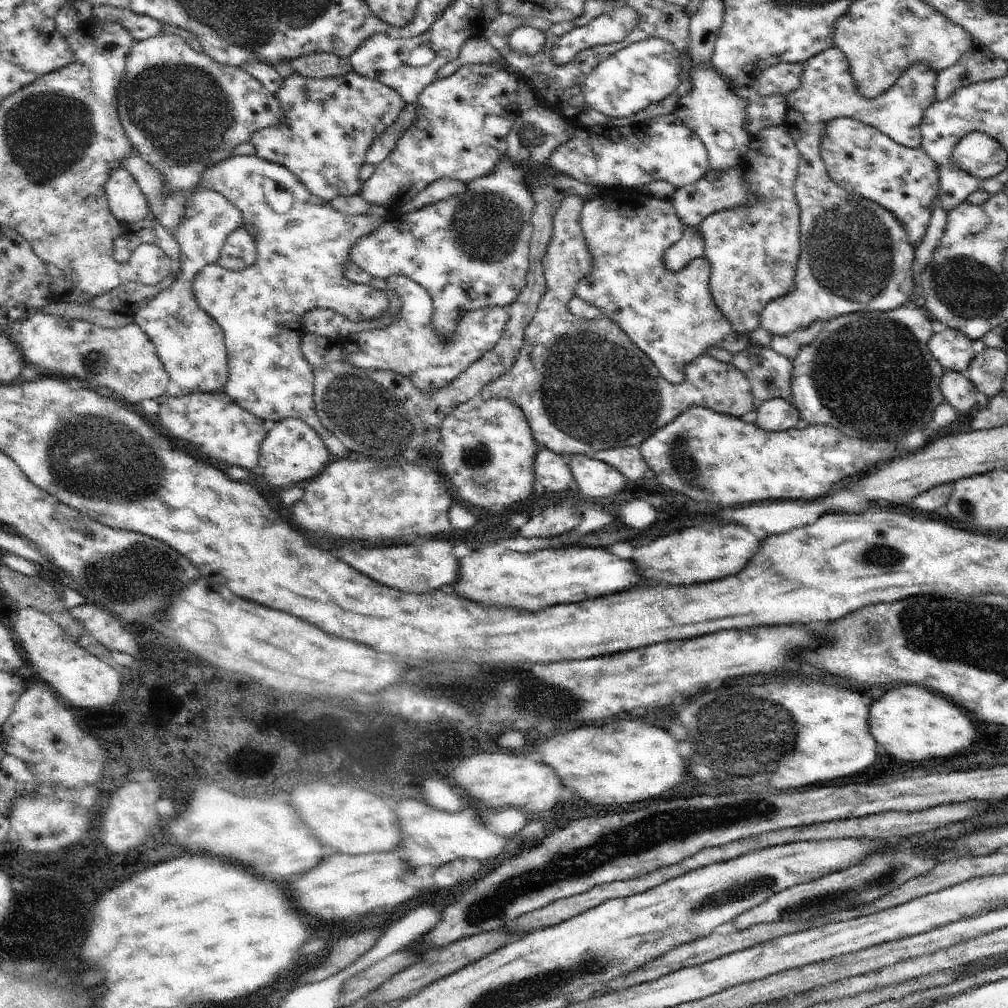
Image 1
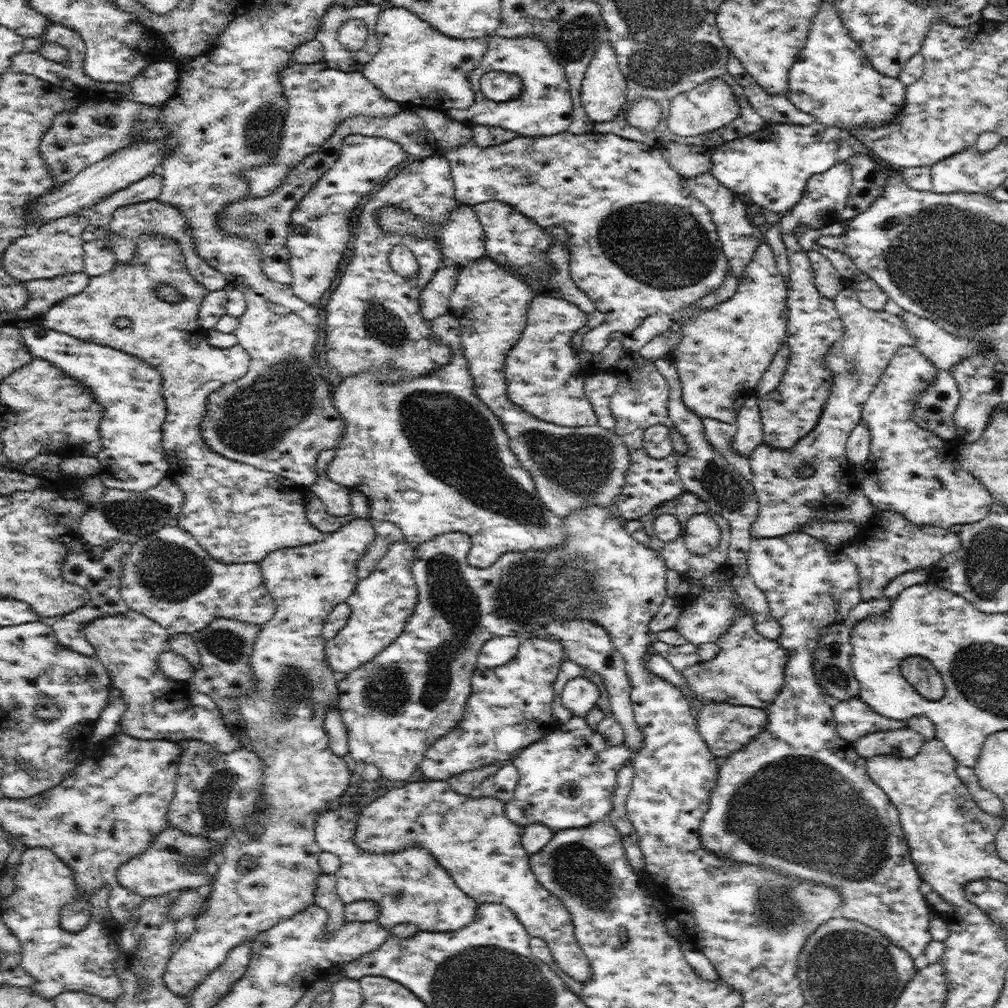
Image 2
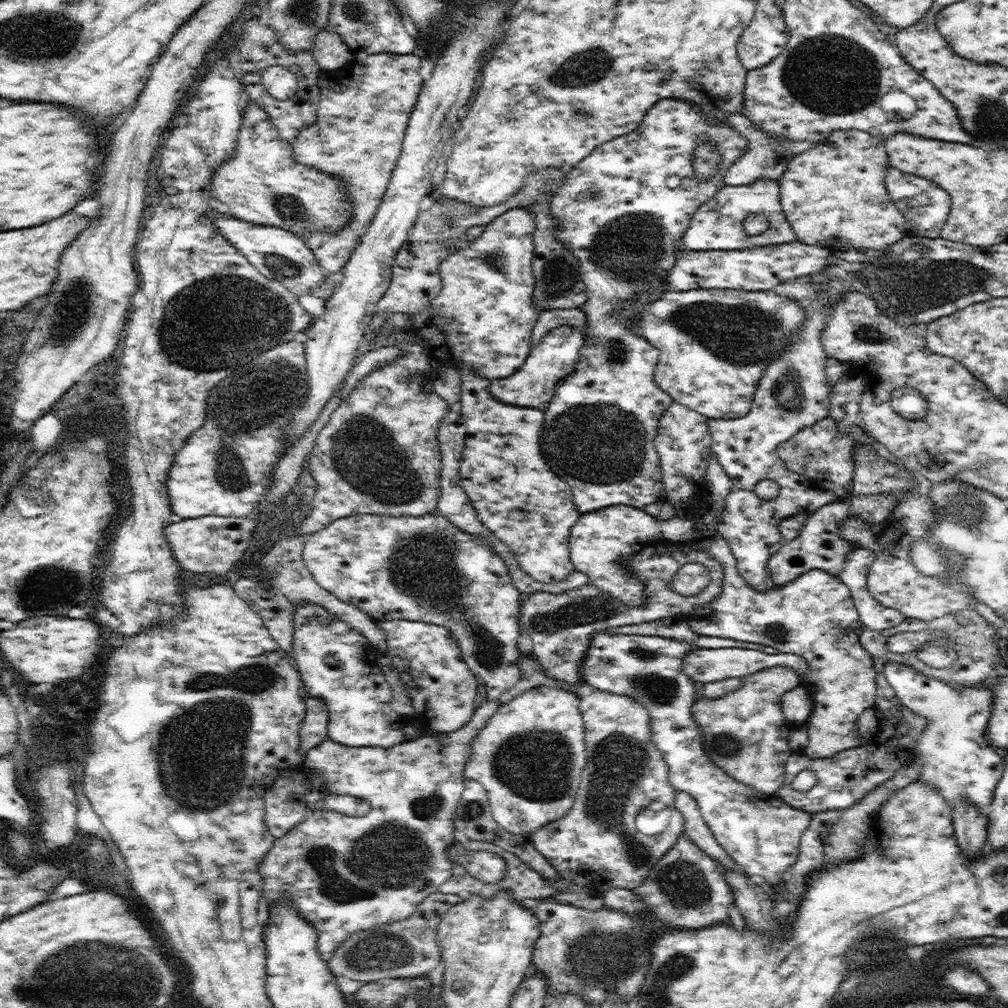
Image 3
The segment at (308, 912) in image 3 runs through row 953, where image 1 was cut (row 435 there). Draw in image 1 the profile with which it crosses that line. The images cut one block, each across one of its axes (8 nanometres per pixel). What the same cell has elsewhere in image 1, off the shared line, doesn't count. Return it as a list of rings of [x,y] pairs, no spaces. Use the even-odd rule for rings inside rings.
[[[231,156],[225,162],[217,162],[217,166],[207,168],[205,176],[201,178],[203,190],[213,190],[223,194],[241,214],[243,214],[243,228],[253,236],[257,248],[257,260],[251,268],[243,272],[231,272],[221,268],[217,262],[205,266],[193,280],[193,294],[197,298],[197,306],[205,310],[215,322],[219,324],[225,336],[227,348],[227,366],[229,366],[229,380],[223,386],[223,392],[243,410],[251,412],[253,416],[265,420],[273,420],[275,424],[285,418],[303,420],[311,430],[319,434],[319,438],[327,444],[331,432],[321,424],[315,412],[315,376],[313,366],[301,354],[301,338],[307,334],[303,326],[303,316],[313,310],[335,310],[341,316],[351,318],[353,322],[363,320],[379,320],[385,312],[391,312],[393,300],[389,294],[373,290],[371,286],[357,286],[343,276],[343,268],[349,262],[349,250],[361,242],[361,238],[371,236],[377,232],[385,222],[387,216],[379,212],[365,212],[359,216],[345,216],[337,212],[331,202],[325,202],[319,196],[313,196],[295,174],[287,168],[261,160],[259,156]],[[273,184],[273,188],[281,188],[293,194],[293,202],[287,212],[273,212],[271,206],[265,202],[263,186]]]

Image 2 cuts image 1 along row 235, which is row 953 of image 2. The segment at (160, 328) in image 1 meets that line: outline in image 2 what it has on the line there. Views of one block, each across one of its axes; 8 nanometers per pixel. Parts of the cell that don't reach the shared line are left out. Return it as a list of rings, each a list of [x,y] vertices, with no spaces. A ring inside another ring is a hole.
[[[351,520],[343,528],[335,530],[327,540],[305,544],[301,548],[283,548],[277,552],[269,552],[259,562],[263,584],[271,600],[275,602],[273,618],[259,630],[257,638],[251,644],[249,670],[251,680],[255,680],[253,690],[237,696],[239,722],[243,728],[243,736],[249,740],[249,750],[257,754],[263,762],[263,776],[259,788],[259,812],[245,818],[243,826],[231,828],[231,834],[221,844],[211,846],[211,866],[213,866],[213,882],[209,884],[209,904],[203,914],[195,920],[195,930],[187,942],[183,942],[175,954],[171,954],[167,962],[167,970],[163,974],[163,982],[167,988],[181,996],[189,998],[189,994],[221,964],[225,964],[229,952],[239,944],[253,942],[261,932],[267,932],[281,920],[291,918],[293,914],[309,908],[315,900],[317,878],[323,874],[317,856],[321,848],[315,844],[315,824],[323,814],[329,802],[345,800],[351,794],[349,788],[349,770],[345,762],[335,756],[327,742],[325,732],[325,716],[329,710],[337,708],[337,684],[333,680],[333,670],[327,664],[325,656],[325,640],[321,638],[321,630],[325,618],[337,604],[345,604],[345,600],[353,594],[357,576],[355,566],[357,560],[367,552],[373,542],[375,530],[369,520]]]

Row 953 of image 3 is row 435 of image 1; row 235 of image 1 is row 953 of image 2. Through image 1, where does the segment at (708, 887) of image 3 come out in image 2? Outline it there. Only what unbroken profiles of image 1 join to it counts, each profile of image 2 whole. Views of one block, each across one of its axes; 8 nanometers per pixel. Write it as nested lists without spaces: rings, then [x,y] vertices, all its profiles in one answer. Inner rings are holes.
[[[421,780],[381,792],[371,804],[365,804],[365,808],[357,814],[353,842],[357,844],[359,850],[369,854],[397,854],[409,848],[425,848],[437,860],[437,864],[441,864],[449,872],[449,878],[457,884],[457,888],[461,888],[461,892],[473,898],[477,906],[481,904],[507,906],[515,914],[515,918],[525,926],[531,938],[539,938],[547,944],[549,952],[553,954],[553,960],[557,962],[559,968],[563,968],[563,972],[567,972],[579,982],[585,982],[591,976],[591,966],[585,952],[577,944],[573,932],[575,930],[573,916],[559,896],[551,894],[535,880],[529,864],[529,852],[521,846],[523,830],[525,828],[521,824],[515,824],[505,816],[505,804],[497,798],[463,796],[455,792],[449,782]]]

